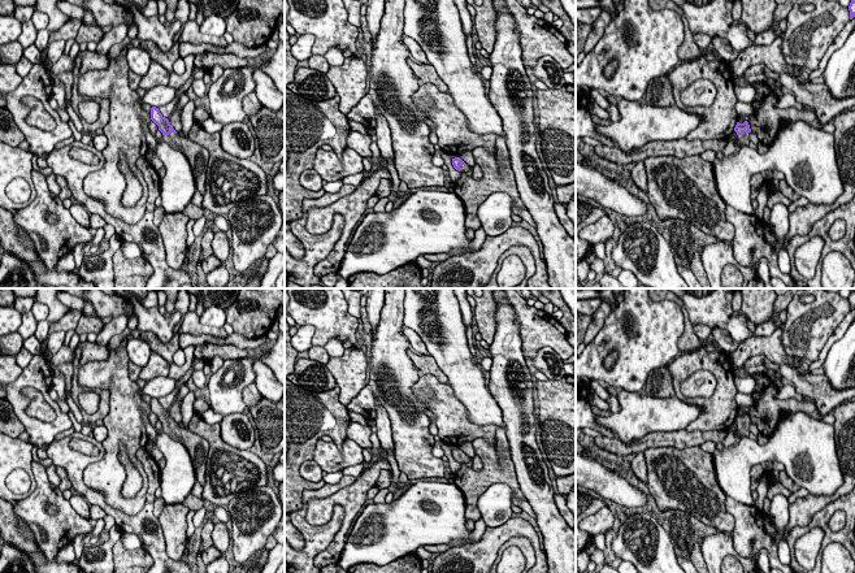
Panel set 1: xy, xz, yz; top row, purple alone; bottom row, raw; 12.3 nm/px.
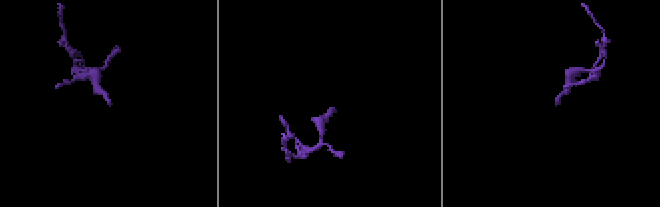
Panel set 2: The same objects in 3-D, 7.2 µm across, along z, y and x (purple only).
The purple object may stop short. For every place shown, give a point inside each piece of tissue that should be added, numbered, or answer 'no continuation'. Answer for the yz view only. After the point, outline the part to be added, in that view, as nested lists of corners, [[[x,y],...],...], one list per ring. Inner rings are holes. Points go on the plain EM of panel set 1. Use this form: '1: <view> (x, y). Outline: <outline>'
1: yz (743, 430). Outline: [[[745,424],[743,426],[738,426],[737,429],[737,437],[748,437],[750,435],[750,424]]]

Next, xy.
1: xy (198, 447). Outline: [[[170,424],[169,426],[162,426],[161,429],[172,439],[181,442],[190,453],[195,473],[196,481],[205,485],[205,469],[207,469],[207,457],[209,451],[209,443],[200,435],[190,431],[188,429],[181,427],[178,424]]]

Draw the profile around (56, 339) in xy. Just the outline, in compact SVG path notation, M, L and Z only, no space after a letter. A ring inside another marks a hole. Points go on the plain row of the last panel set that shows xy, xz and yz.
M55 331L48 335L47 350L55 355L62 347L65 340L65 331Z

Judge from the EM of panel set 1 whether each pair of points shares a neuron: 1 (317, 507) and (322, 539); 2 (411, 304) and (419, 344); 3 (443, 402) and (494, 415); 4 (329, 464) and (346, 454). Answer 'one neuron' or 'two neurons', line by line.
1: two neurons
2: two neurons
3: two neurons
4: one neuron

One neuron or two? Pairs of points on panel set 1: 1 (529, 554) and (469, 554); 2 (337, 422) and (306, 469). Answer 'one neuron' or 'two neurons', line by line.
1: two neurons
2: two neurons

